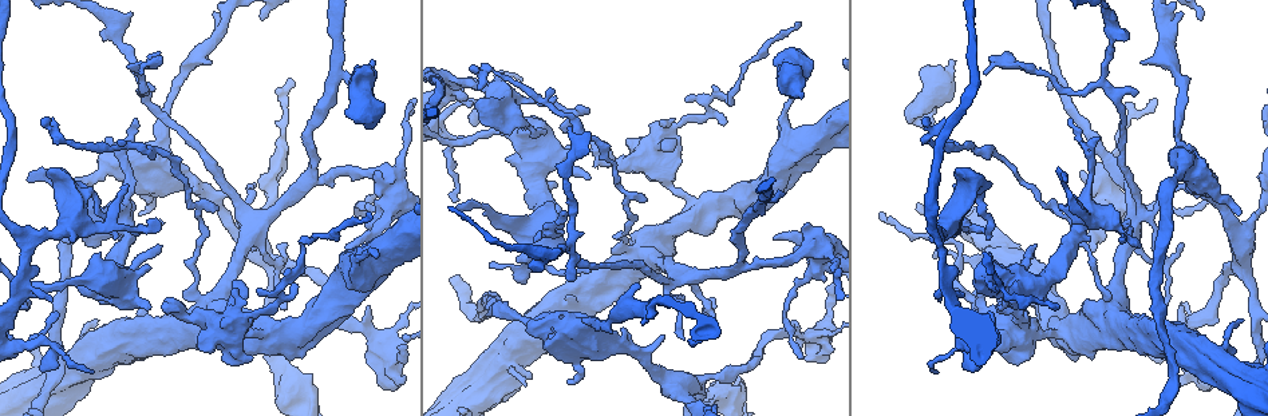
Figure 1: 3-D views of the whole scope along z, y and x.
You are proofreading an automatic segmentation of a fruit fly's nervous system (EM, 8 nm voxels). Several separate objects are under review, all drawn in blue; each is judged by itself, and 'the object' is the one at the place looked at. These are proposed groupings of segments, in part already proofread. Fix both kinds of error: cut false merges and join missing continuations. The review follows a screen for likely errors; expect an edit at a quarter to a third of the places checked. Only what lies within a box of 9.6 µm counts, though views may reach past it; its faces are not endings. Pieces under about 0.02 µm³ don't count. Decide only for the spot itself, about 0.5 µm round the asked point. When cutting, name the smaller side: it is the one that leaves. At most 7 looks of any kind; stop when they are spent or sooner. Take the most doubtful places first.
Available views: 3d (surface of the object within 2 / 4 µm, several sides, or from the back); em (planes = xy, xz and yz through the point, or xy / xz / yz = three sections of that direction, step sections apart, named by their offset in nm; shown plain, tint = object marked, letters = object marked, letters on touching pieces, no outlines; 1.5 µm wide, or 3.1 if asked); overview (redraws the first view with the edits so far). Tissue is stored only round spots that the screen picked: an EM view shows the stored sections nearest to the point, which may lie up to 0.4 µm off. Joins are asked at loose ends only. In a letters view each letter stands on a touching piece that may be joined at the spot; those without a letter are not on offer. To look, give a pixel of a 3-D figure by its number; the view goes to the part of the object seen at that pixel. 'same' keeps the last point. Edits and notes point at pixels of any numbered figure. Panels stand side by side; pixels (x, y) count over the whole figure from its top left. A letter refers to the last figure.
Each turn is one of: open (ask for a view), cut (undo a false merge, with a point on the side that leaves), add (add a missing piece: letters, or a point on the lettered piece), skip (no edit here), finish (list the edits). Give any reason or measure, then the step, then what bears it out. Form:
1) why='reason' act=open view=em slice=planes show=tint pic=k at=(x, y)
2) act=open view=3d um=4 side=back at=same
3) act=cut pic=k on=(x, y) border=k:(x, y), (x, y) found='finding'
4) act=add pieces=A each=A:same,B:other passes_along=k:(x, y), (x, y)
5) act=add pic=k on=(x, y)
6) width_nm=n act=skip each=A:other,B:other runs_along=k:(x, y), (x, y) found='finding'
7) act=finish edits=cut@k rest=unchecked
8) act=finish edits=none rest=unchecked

why='an open end' act=open view=3d um=4 pic=1 at=(1036, 305)

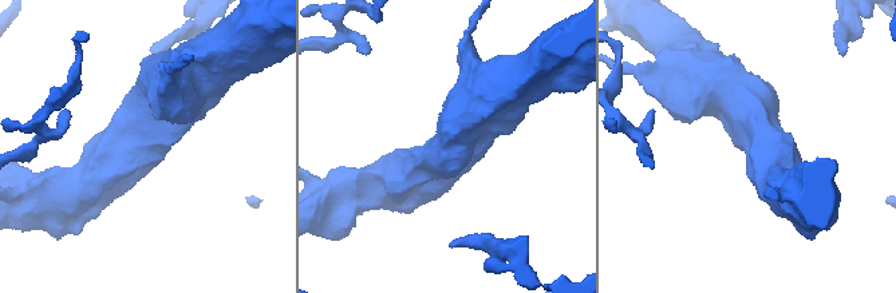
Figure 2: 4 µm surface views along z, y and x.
why='need the tissue' act=open view=em slice=planes show=tint pic=2 at=(163, 155)

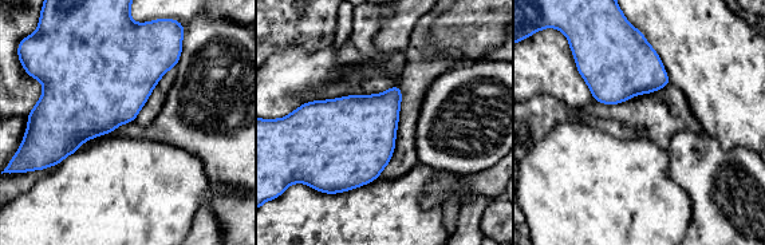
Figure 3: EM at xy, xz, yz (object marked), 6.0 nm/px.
why='what lies round it' act=open view=em slice=planes show=letters at=same

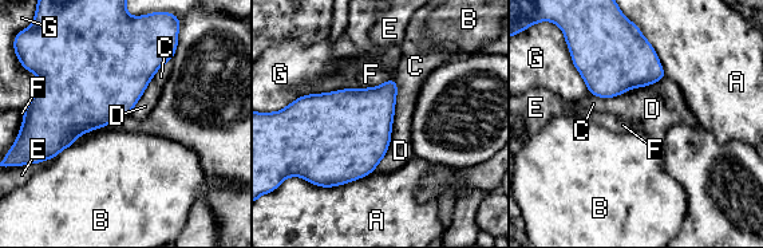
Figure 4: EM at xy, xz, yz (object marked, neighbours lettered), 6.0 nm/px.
longest_contact=F:550nm act=skip each=A:other,B:other,C:other,D:other,E:other,F:other,G:other border=4:(398, 87), (390, 145), (372, 170) found='no lettered piece goes on from it'

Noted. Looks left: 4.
why='free end' act=open view=3d um=4 pic=1 at=(261, 20)

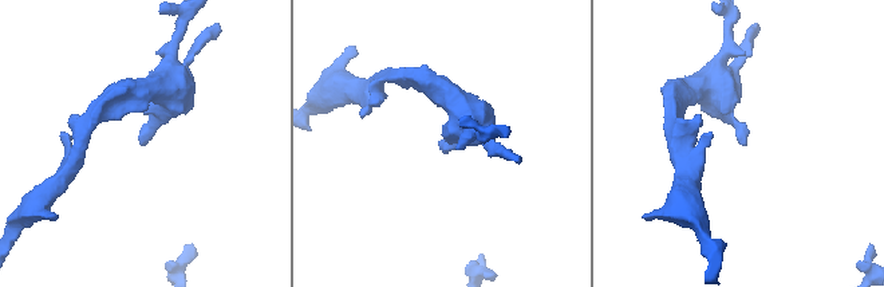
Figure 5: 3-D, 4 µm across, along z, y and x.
why='now the EM' act=open view=em slice=planes show=letters pic=5 at=(442, 150)

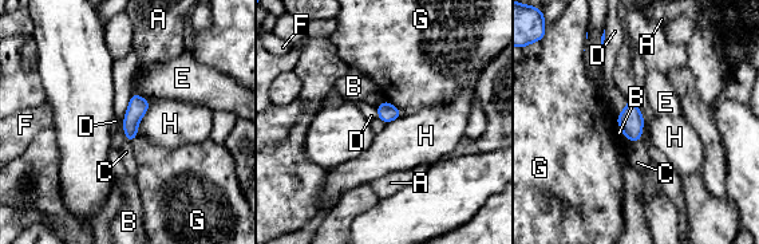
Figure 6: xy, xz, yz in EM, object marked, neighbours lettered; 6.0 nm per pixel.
act=skip each=A:other,B:other,C:other,D:other,E:other,F:other,G:other,H:other border=6:(151, 103), (139, 121), (135, 137) found='none of them fits'

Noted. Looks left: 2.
why='free end' act=open view=em slice=planes show=letters pic=1 at=(959, 293)

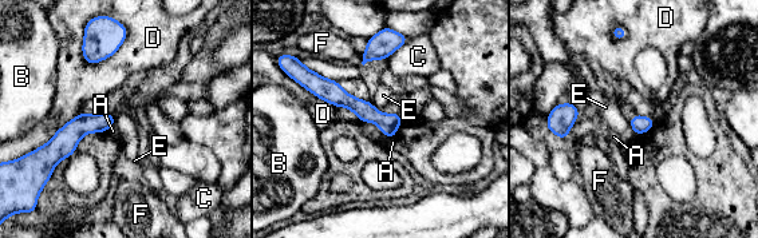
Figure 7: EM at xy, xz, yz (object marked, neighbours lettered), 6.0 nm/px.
act=skip each=A:other,B:other,C:other,D:other,E:other,F:other border=7:(628, 122), (636, 134) found='none of them fits'

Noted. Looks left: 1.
act=finish edits=none rest=unchecked

